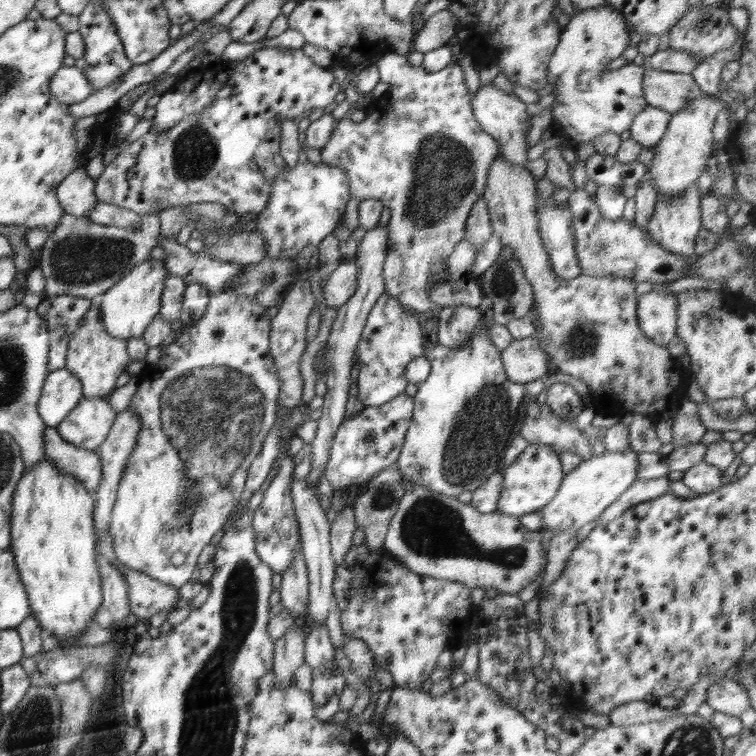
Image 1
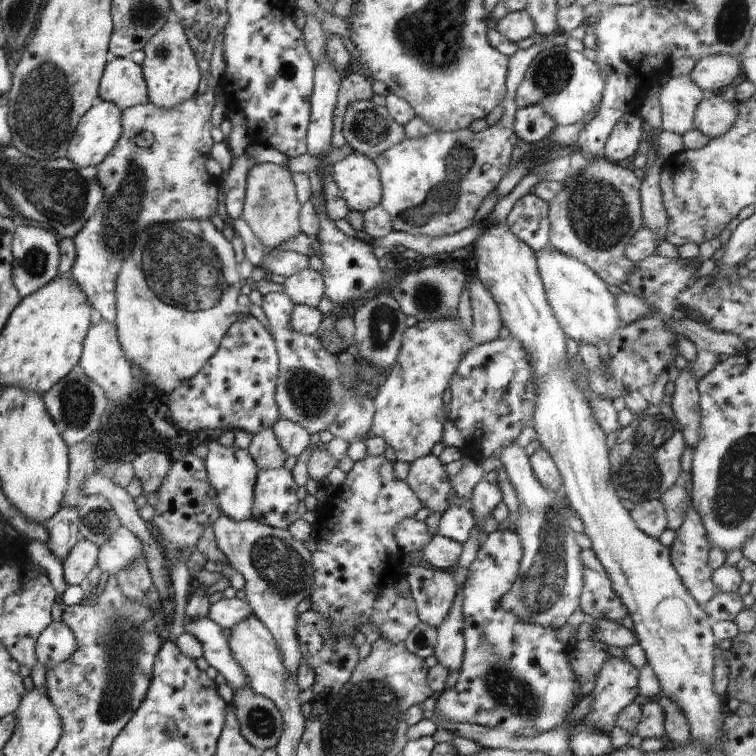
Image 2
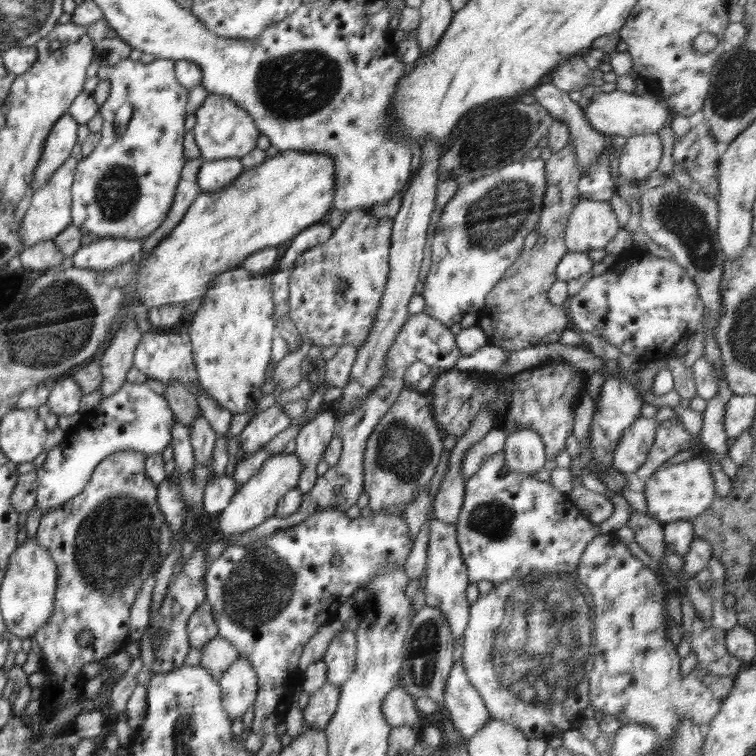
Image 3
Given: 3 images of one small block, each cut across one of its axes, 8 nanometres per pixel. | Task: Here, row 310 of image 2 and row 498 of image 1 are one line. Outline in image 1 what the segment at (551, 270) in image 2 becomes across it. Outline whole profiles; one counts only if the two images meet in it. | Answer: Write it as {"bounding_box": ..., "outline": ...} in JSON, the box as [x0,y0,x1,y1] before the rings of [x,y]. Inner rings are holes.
{"bounding_box":[540,446,639,536],"outline":[[[631,446],[622,452],[605,450],[601,455],[595,455],[582,461],[572,472],[564,475],[554,498],[544,508],[541,508],[540,514],[544,519],[544,527],[540,529],[540,535],[543,535],[547,528],[552,531],[553,536],[566,529],[579,530],[587,522],[598,518],[605,508],[608,508],[623,492],[626,492],[627,488],[632,486],[637,479],[637,468],[639,468],[637,452]]]}

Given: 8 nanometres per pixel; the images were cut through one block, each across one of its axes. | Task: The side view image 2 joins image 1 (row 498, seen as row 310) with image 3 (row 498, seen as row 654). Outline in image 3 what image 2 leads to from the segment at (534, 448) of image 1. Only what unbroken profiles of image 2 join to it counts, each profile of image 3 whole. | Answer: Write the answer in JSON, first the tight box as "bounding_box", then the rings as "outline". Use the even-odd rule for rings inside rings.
{"bounding_box":[644,458,715,524],"outline":[[[692,458],[678,464],[671,461],[668,466],[660,466],[648,480],[645,480],[644,492],[648,516],[666,524],[680,519],[691,520],[703,514],[714,500],[715,482],[709,463],[702,458]]]}

